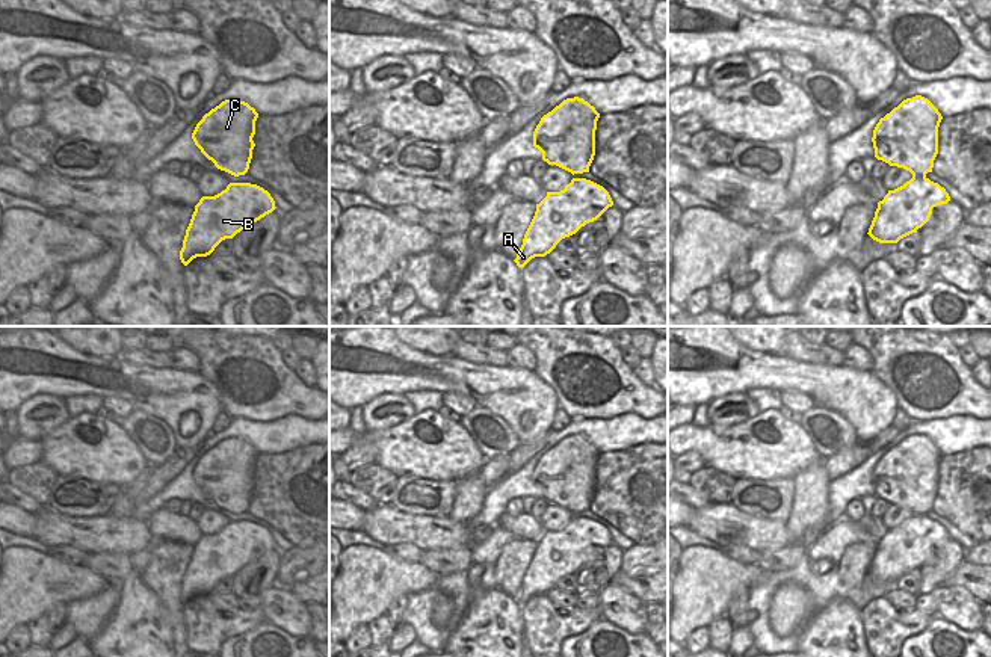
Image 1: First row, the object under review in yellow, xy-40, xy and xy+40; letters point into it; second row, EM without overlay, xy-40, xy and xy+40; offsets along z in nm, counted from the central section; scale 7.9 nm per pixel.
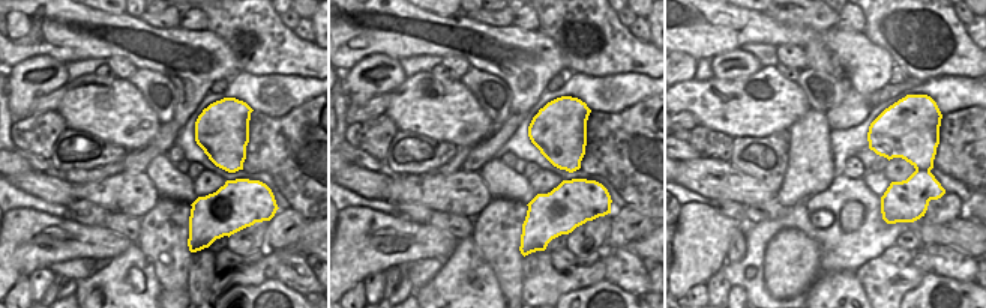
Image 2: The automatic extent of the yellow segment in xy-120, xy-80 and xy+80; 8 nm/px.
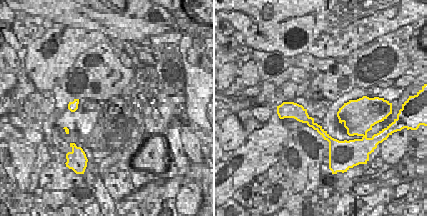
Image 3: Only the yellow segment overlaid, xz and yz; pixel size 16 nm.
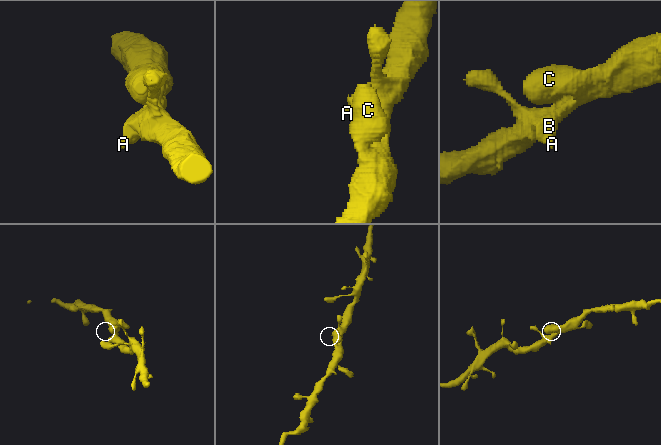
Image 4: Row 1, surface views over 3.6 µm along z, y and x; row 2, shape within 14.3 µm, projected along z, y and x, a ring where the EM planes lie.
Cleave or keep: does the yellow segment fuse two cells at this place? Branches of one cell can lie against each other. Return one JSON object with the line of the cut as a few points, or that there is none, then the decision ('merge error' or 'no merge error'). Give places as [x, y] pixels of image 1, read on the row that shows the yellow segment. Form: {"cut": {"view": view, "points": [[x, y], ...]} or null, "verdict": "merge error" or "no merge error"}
{"cut": null, "verdict": "no merge error"}

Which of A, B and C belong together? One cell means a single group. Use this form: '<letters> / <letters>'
A B C

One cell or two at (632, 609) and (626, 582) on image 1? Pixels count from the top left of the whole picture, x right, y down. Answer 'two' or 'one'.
two

